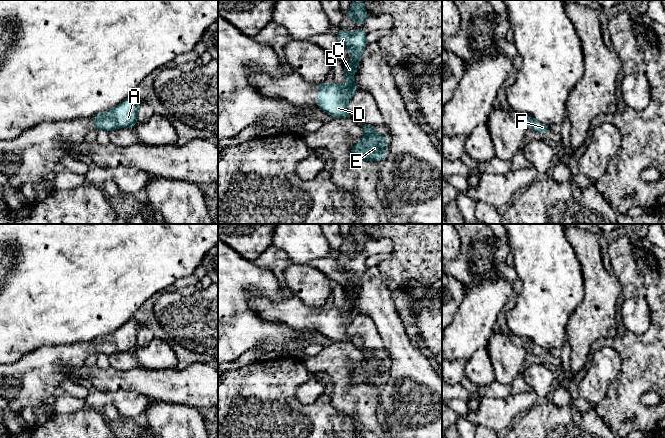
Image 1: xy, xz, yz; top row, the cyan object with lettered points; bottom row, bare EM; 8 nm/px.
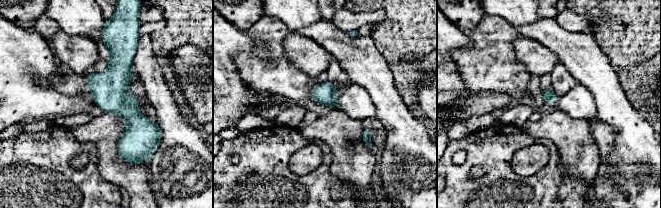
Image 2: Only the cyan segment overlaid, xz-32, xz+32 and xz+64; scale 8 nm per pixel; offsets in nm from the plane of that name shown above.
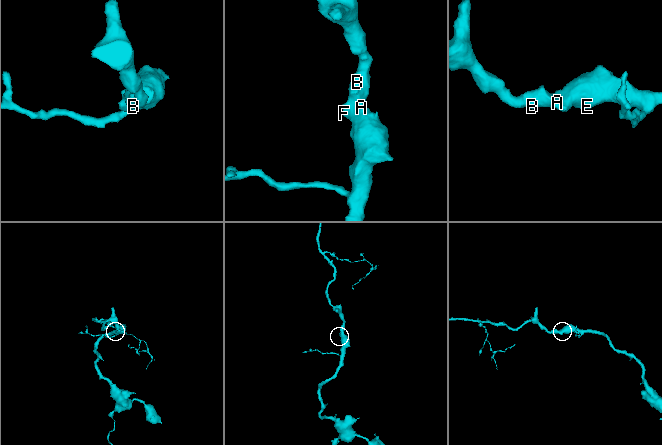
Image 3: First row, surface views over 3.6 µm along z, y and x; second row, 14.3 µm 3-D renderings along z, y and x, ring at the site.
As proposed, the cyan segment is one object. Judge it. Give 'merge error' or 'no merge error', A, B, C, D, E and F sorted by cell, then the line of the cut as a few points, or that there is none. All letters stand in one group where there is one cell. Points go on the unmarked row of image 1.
no merge error; groups A B C D E F; cut none

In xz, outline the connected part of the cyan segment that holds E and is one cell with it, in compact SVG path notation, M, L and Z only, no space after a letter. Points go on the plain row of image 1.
M360 349L363 351L363 361L351 373L351 381L354 385L373 384L384 382L387 360L379 358L372 349Z

